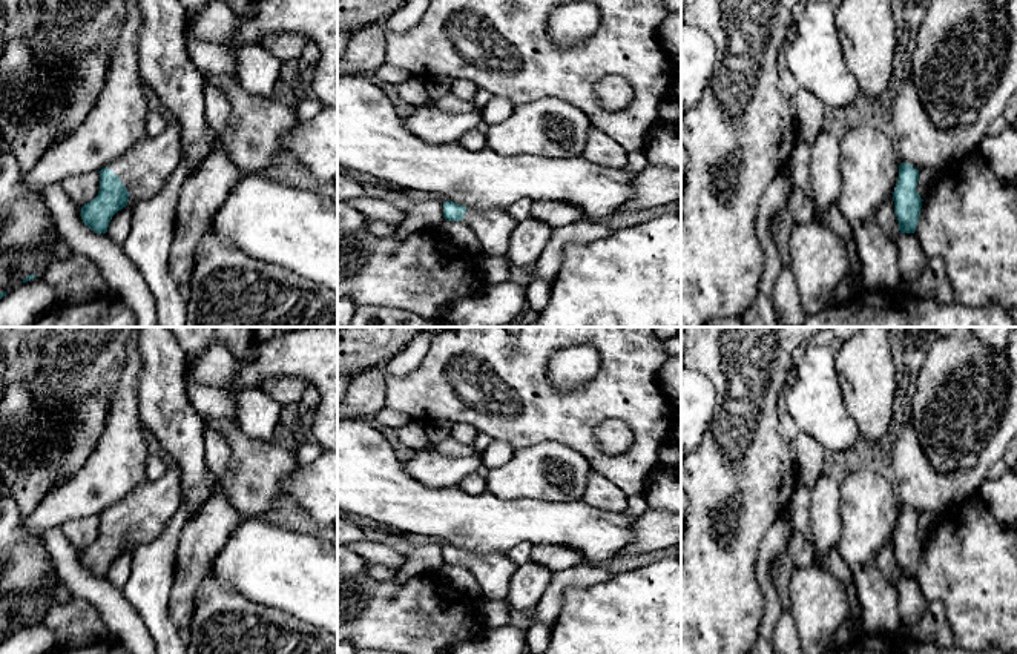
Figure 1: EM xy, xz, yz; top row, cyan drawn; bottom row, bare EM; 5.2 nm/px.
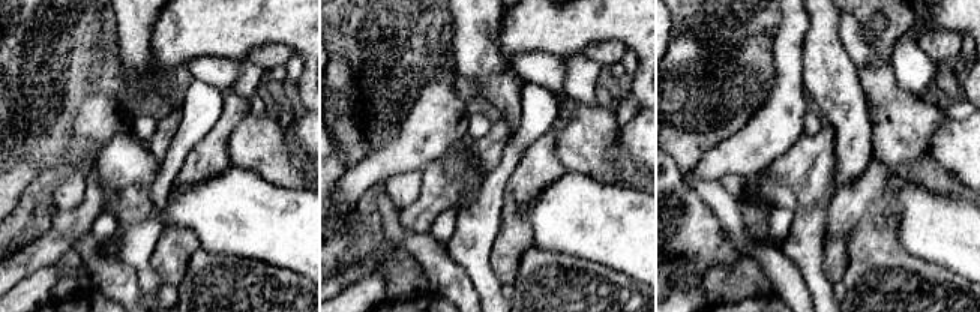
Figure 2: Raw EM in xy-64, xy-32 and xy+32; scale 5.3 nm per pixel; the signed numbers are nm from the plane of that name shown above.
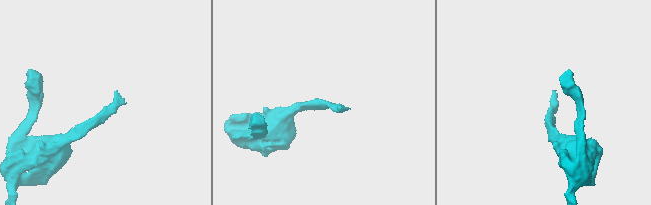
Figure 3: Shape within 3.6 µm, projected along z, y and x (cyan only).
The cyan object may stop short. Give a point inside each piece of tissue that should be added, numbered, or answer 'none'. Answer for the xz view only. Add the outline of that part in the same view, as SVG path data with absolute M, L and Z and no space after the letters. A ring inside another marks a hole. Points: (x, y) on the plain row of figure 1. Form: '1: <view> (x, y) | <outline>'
1: xz (493, 571) | M466 553L462 566L477 579L482 599L505 600L517 565L503 554Z

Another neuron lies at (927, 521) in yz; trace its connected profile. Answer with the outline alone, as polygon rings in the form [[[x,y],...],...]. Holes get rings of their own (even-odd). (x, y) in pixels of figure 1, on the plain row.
[[[923,511],[919,514],[916,533],[922,543],[934,534],[939,514],[940,513],[936,511]]]

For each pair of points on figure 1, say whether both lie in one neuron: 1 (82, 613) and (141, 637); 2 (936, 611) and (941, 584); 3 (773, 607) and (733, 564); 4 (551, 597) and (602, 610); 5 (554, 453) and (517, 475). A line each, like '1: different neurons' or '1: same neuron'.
1: different neurons
2: different neurons
3: different neurons
4: different neurons
5: same neuron

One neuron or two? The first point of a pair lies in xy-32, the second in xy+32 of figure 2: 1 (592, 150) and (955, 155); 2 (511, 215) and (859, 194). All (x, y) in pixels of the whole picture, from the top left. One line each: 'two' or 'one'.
1: two
2: one

